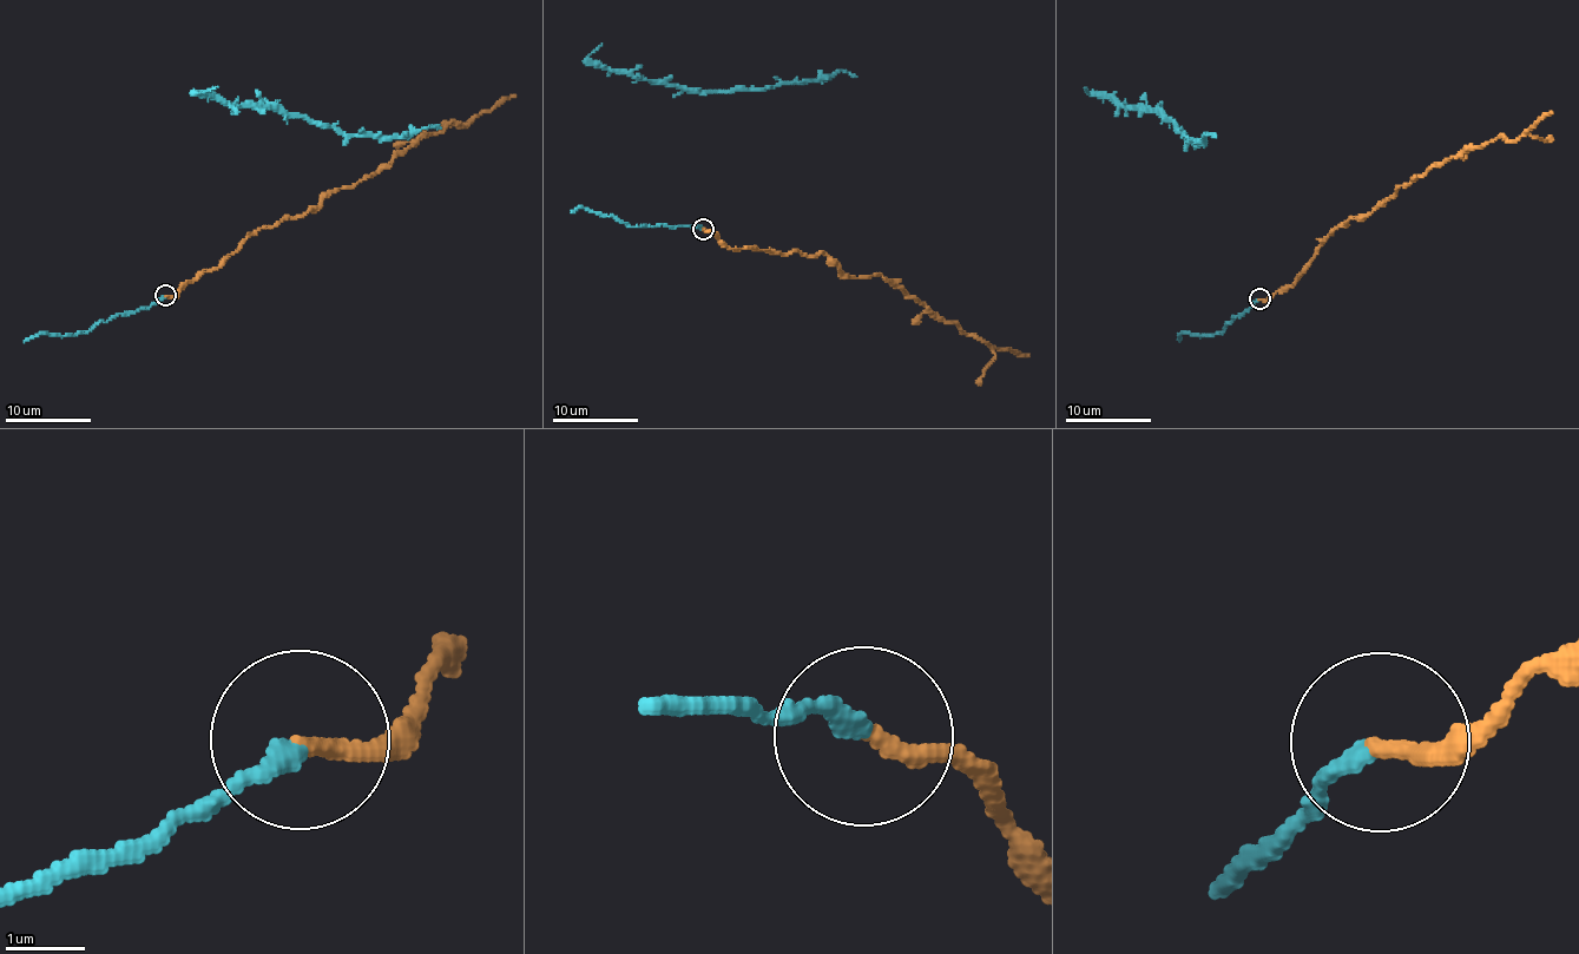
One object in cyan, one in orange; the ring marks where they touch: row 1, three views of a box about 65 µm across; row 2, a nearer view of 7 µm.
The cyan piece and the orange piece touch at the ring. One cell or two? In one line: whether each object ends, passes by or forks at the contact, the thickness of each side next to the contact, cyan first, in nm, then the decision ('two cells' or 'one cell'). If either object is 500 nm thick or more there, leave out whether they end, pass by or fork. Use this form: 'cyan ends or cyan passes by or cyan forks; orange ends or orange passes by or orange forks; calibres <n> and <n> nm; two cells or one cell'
cyan ends; orange ends; calibres 220 and 200 nm; one cell

